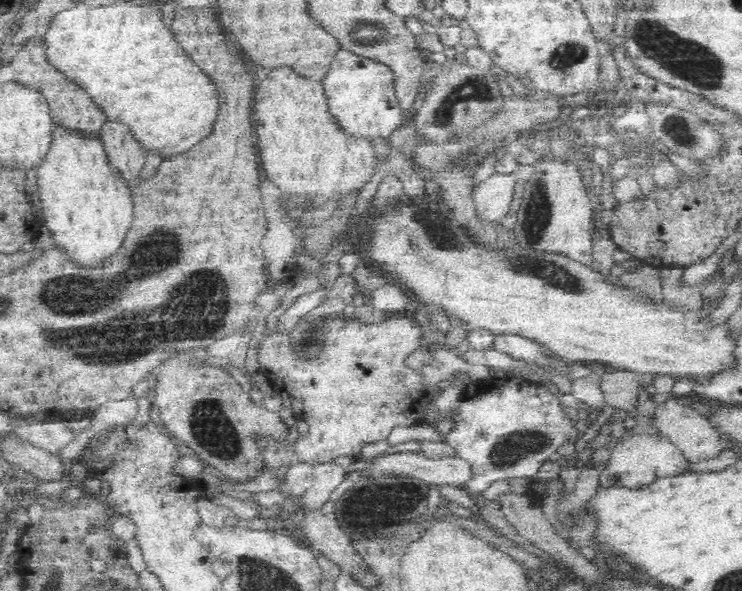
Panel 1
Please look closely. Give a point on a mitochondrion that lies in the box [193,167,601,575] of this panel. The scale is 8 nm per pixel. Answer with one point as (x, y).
(511, 449)

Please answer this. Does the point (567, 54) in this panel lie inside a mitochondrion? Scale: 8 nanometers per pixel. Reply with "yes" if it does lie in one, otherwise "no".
yes

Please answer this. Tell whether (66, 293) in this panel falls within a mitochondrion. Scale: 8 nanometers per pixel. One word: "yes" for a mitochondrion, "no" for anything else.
yes

